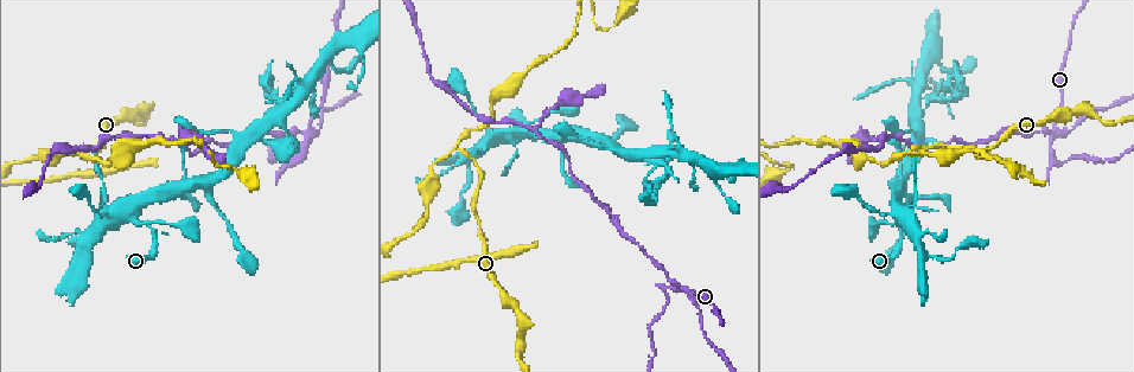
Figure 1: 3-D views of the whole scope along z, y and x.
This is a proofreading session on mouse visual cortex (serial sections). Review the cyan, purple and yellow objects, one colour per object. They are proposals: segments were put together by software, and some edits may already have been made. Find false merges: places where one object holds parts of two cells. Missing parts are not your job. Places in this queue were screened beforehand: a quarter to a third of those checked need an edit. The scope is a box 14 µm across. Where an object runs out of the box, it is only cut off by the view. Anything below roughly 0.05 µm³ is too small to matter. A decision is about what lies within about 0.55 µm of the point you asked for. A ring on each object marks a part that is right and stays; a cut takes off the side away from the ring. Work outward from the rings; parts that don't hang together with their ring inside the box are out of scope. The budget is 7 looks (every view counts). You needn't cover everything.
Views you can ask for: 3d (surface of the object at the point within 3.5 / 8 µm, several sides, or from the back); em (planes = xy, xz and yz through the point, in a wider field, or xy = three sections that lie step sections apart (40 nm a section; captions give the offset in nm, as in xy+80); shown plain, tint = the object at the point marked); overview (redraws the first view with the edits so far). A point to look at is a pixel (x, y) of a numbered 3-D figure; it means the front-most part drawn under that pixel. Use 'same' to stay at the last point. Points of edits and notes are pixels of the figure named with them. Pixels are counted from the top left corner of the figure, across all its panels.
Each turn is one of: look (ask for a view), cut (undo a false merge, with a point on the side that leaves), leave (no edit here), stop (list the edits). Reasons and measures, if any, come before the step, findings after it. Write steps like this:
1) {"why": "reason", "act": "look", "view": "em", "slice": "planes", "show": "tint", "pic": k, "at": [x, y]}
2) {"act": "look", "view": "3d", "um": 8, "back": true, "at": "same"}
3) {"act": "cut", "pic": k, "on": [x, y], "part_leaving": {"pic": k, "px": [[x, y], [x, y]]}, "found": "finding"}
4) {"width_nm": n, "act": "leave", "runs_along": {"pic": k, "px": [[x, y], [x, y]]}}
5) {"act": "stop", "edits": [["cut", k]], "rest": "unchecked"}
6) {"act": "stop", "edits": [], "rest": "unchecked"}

{"why": "small branch off a trunk", "act": "look", "view": "3d", "um": 3.5, "pic": 1, "at": [128, 215]}

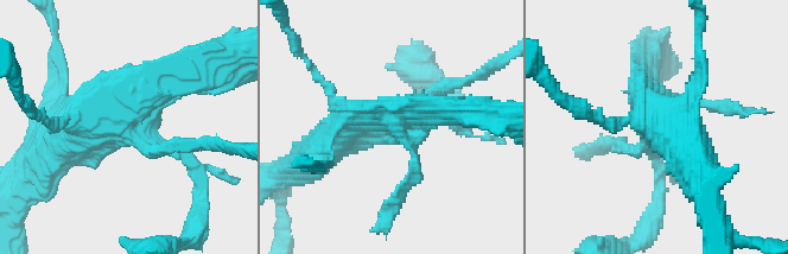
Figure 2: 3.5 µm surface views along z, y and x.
{"why": "shape alone is not enough", "act": "look", "view": "em", "slice": "xy", "step": 1, "show": "tint", "pic": 2, "at": [392, 123]}

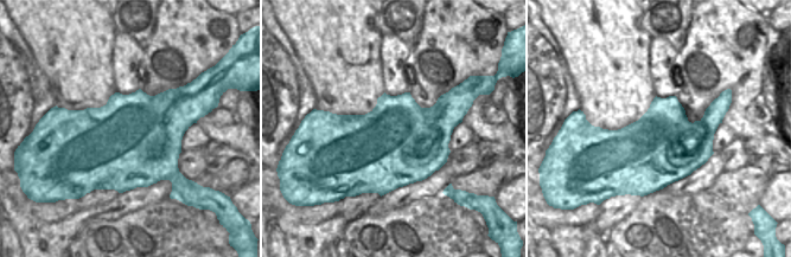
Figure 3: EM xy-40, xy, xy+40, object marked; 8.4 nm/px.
{"why": "another direction", "act": "look", "view": "em", "slice": "xy", "step": 3, "show": "tint", "at": "same"}

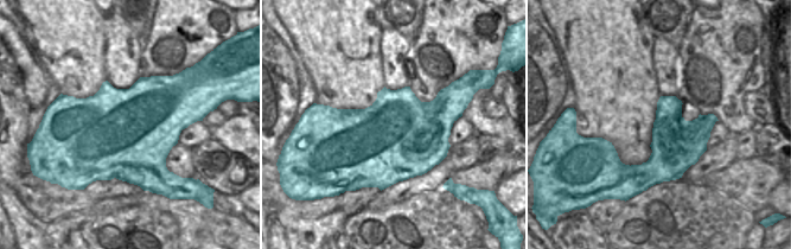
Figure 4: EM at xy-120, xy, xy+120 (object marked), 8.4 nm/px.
{"act": "leave", "runs_along": {"pic": 2, "px": [[659, 160], [643, 74]]}, "found": "continuous, no second cell"}

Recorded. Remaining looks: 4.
{"why": "narrows sharply", "act": "look", "view": "3d", "um": 3.5, "pic": 1, "at": [688, 292]}

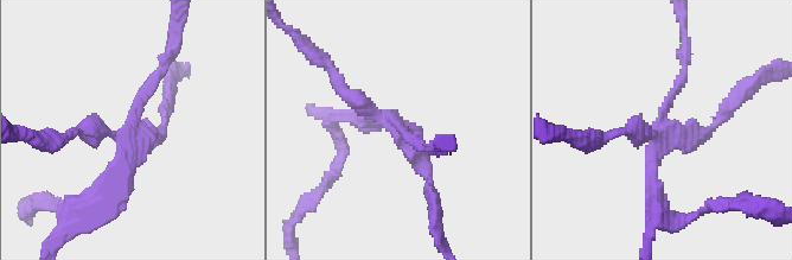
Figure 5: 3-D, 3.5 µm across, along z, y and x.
{"arms": 4, "arm_widths_nm": [150, 150, 150, 250], "why": "shape alone is not enough", "act": "look", "view": "em", "slice": "xy", "step": 3, "show": "tint", "pic": 5, "at": [396, 129]}

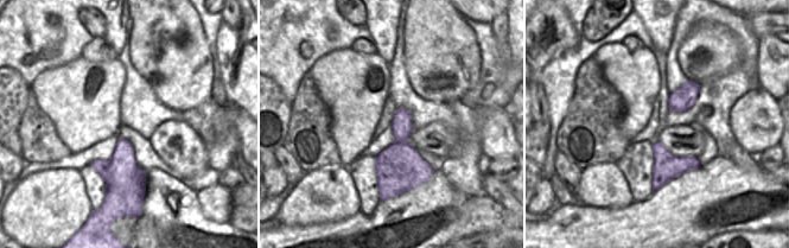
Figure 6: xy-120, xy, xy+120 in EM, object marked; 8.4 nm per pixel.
{"width_nm": 220, "act": "cut", "pic": 5, "on": [349, 99], "border": {"pic": 6, "px": [[140, 169], [122, 195]]}, "found": "two cells meet here"}

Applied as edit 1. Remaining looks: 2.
{"act": "stop", "edits": [["cut", 5]], "rest": "unchecked"}

